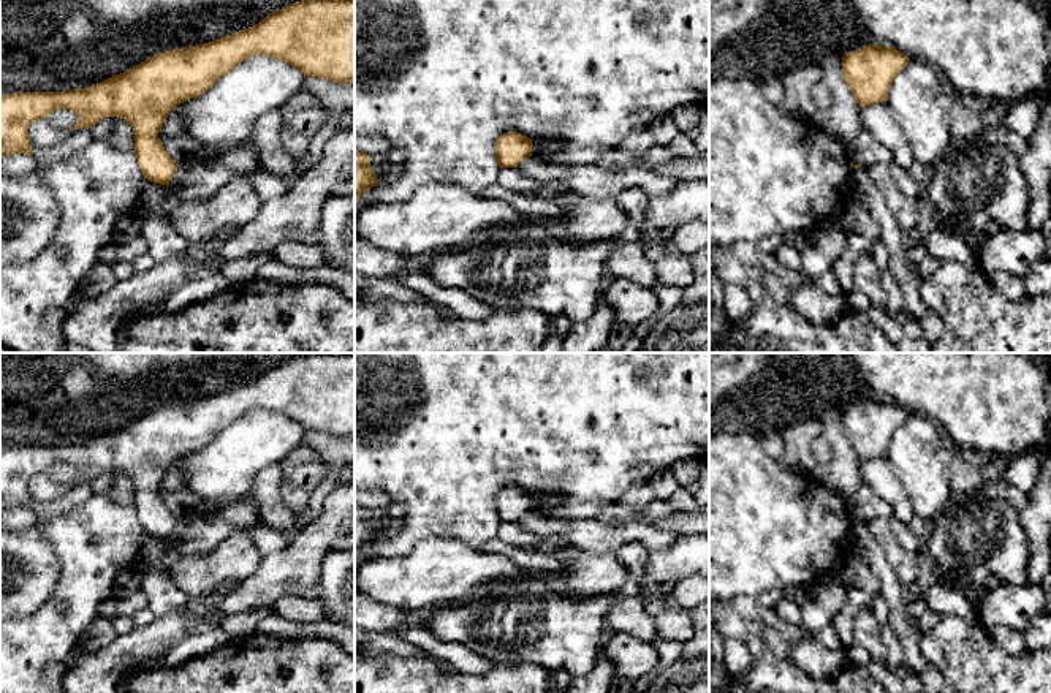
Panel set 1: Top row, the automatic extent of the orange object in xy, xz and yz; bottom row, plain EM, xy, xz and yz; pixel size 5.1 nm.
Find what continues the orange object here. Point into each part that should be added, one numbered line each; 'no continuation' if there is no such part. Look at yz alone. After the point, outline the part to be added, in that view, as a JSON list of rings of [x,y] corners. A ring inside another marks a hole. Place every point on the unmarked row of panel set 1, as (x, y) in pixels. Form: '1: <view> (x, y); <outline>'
no continuation

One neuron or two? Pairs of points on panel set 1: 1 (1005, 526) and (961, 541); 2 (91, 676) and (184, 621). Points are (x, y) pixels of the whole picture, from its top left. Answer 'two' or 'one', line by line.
1: one
2: one

